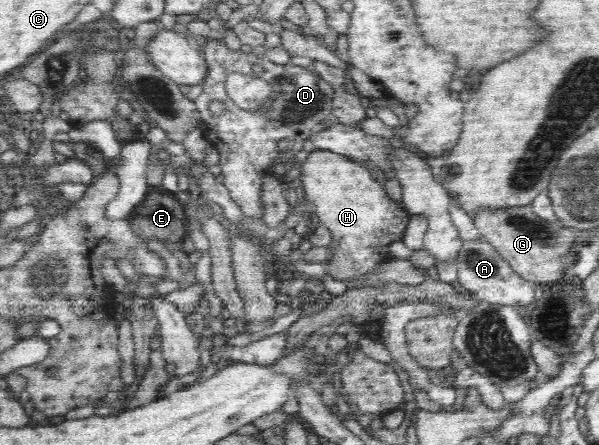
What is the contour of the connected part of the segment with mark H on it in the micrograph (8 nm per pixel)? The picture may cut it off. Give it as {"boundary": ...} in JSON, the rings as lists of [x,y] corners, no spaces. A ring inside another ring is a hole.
{"boundary":[[[329,150],[313,151],[308,155],[305,164],[300,167],[303,170],[300,176],[302,180],[301,197],[313,203],[321,225],[324,225],[333,236],[328,246],[332,252],[332,259],[324,266],[327,275],[333,279],[347,281],[347,279],[357,278],[375,270],[376,266],[393,257],[388,250],[388,245],[395,241],[403,241],[411,215],[400,202],[388,198],[384,184],[374,180],[366,167]]]}

